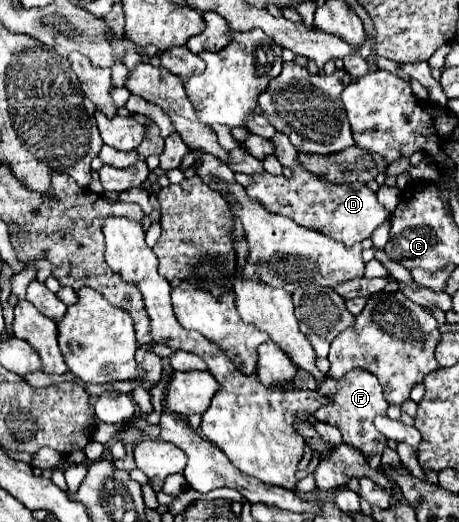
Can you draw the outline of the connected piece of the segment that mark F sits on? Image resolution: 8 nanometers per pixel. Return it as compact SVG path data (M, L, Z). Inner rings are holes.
M353 370L353 372L347 372L343 378L339 378L336 387L337 393L329 396L331 408L319 408L313 416L331 426L337 426L343 434L343 442L361 450L365 456L369 456L369 458L375 454L381 456L383 450L387 448L387 438L381 432L377 432L377 428L373 426L373 418L377 414L385 414L385 410L389 408L389 404L383 398L381 384L377 382L377 378L371 372Z

